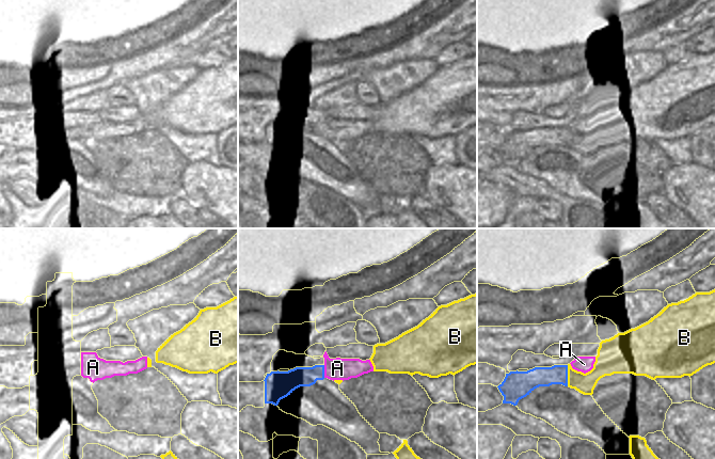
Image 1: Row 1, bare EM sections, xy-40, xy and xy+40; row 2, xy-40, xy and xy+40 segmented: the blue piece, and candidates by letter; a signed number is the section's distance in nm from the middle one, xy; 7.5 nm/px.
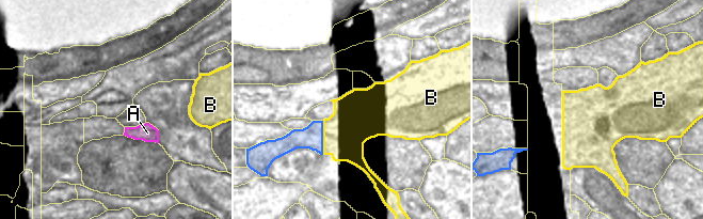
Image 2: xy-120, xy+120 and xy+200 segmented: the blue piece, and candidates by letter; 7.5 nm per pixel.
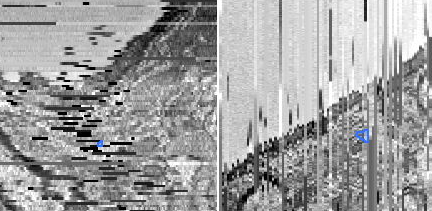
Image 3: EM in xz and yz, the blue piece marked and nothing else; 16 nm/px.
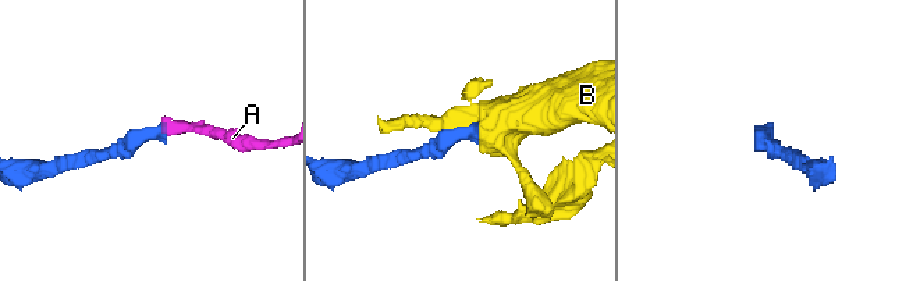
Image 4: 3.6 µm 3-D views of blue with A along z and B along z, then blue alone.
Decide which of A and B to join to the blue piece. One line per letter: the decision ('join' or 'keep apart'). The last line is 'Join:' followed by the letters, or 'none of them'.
A: join
B: keep apart
Join: A

